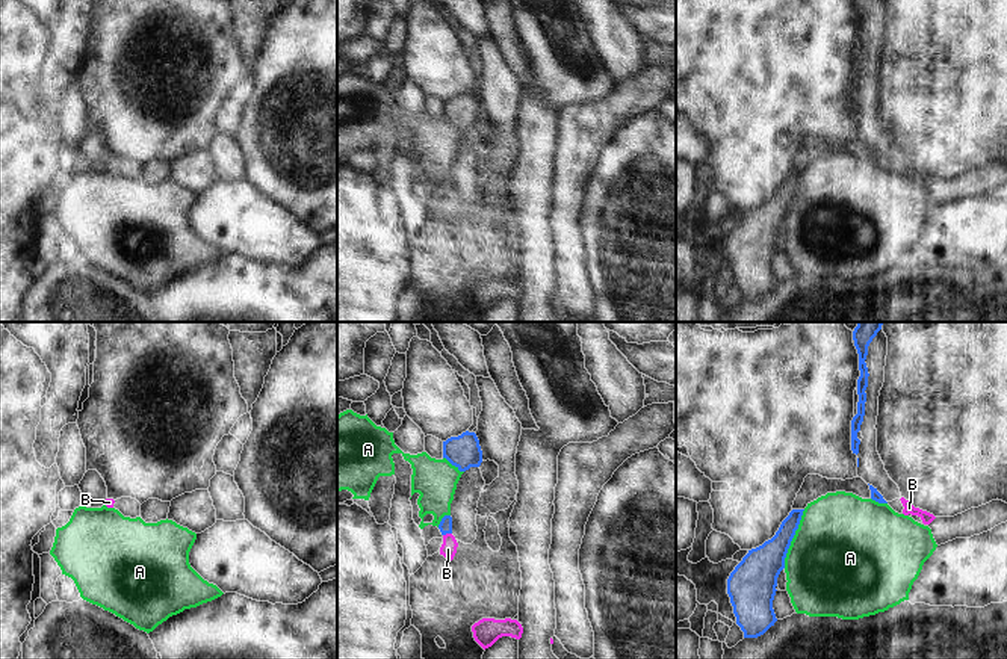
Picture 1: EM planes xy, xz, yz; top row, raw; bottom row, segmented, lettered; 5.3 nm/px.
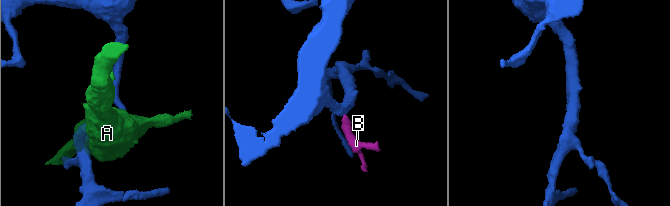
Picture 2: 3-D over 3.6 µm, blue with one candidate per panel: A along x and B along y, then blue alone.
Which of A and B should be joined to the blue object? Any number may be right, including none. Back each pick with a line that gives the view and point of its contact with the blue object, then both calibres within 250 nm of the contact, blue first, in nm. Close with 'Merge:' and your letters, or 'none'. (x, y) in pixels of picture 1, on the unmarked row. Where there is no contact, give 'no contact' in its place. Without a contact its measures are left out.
B: meets blue in xz at (446, 194); 70 nm thick on the blue side, 90 nm on the other
Merge: B

